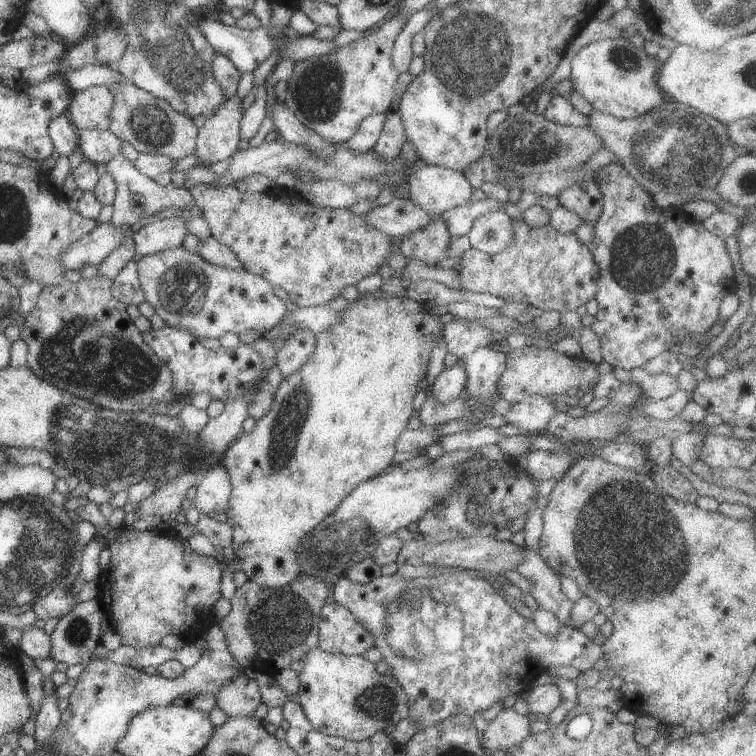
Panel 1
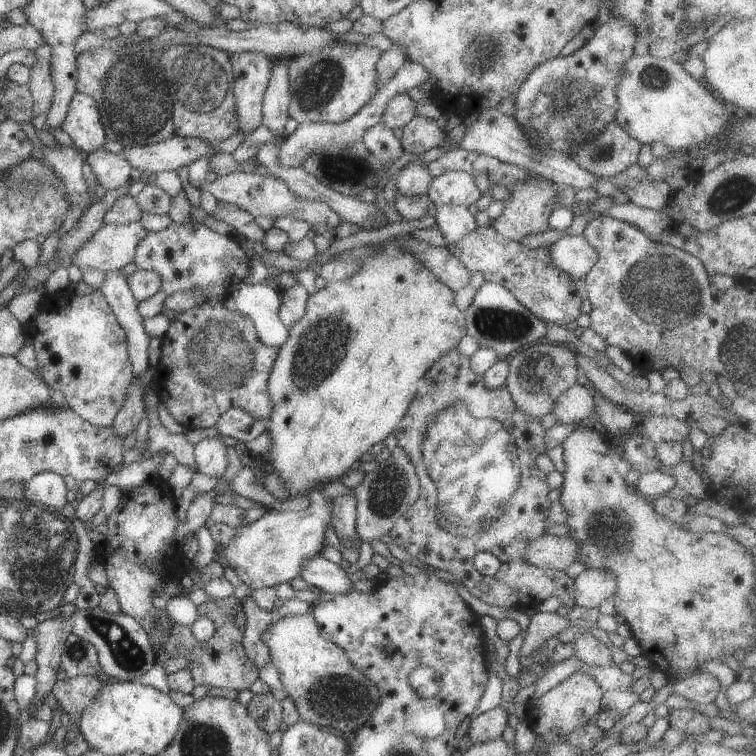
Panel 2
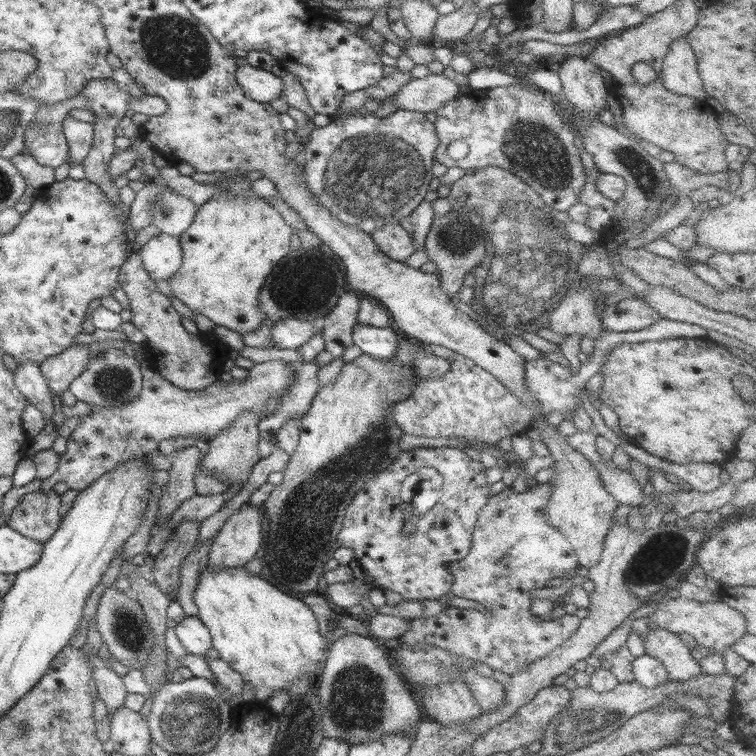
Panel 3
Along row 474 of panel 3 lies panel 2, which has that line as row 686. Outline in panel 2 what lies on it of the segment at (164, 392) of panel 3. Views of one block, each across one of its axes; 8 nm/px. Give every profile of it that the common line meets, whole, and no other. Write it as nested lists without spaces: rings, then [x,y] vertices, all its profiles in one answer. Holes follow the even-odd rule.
[[[104,673],[96,675],[78,675],[75,677],[67,677],[65,680],[58,679],[52,685],[51,693],[55,695],[60,706],[71,718],[71,725],[67,728],[64,742],[68,744],[72,742],[79,734],[79,722],[84,707],[96,696],[96,693],[103,687],[104,682],[100,680],[101,675],[106,676]]]

